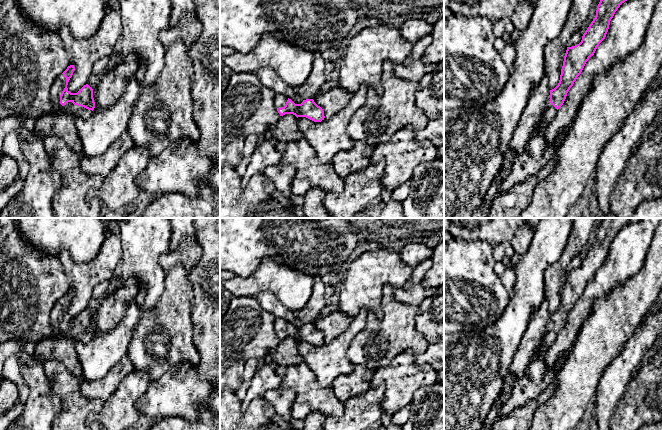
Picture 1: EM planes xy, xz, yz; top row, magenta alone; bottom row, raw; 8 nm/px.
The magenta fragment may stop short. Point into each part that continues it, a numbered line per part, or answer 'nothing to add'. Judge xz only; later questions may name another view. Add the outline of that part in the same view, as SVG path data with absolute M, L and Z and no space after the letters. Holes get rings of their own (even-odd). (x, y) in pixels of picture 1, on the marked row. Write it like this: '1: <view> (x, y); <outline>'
1: xz (279, 100); M276 95L274 98L274 104L276 108L284 107L288 98L283 95Z

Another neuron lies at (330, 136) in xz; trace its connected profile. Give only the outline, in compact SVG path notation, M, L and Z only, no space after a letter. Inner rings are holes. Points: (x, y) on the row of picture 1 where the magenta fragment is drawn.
M363 85L342 110L321 122L285 114L267 130L265 140L279 143L295 142L305 138L315 150L319 161L330 164L340 151L349 151L354 146L347 128L354 113L364 105L366 97L367 87Z

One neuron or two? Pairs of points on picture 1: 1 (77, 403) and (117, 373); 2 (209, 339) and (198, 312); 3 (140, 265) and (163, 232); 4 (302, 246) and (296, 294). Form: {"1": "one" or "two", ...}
{"1": "two", "2": "one", "3": "one", "4": "two"}

